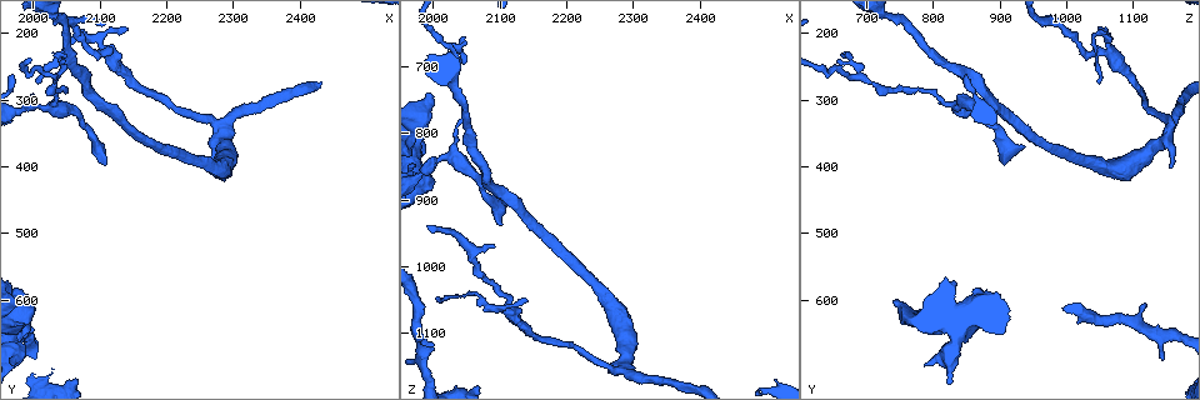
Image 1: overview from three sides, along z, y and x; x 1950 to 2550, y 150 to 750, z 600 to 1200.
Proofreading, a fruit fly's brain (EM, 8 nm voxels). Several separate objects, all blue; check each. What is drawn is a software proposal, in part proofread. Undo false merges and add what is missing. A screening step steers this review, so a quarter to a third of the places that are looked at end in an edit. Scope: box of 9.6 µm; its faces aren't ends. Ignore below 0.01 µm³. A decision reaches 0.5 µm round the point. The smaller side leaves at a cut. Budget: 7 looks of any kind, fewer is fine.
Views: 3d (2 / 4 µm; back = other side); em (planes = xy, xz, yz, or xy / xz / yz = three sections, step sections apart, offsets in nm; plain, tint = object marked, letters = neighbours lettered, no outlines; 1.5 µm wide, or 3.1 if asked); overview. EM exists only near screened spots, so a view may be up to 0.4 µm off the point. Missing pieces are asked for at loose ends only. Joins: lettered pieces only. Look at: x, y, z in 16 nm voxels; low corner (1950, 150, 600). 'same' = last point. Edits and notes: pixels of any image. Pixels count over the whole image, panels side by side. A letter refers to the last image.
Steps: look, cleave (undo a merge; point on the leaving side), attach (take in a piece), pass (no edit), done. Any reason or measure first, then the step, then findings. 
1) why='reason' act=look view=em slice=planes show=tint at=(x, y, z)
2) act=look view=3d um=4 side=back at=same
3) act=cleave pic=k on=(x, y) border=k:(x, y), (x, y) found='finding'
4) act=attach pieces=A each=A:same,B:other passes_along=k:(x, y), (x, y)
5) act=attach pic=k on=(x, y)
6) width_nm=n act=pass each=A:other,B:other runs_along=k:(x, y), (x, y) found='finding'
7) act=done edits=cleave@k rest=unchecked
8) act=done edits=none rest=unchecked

why='a fork' act=look view=3d um=4 at=(2035, 265, 695)

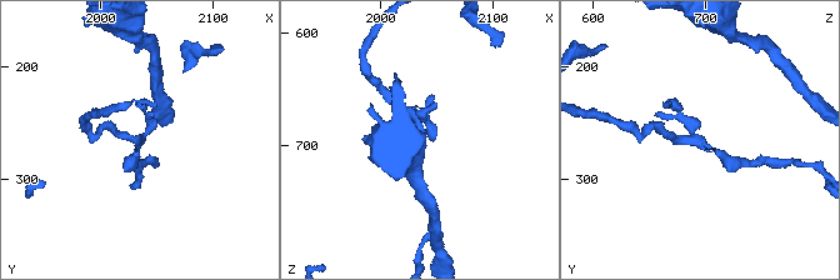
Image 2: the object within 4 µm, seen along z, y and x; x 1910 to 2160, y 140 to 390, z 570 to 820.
why='shape alone is not enough' act=look view=em slice=xy step=8 show=tint at=(2034, 266, 694)

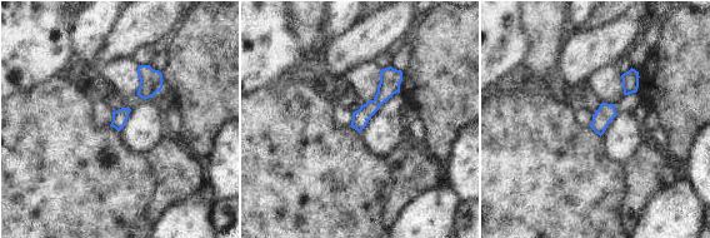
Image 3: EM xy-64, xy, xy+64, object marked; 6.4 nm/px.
act=look view=em slice=xy step=8 show=letters at=same

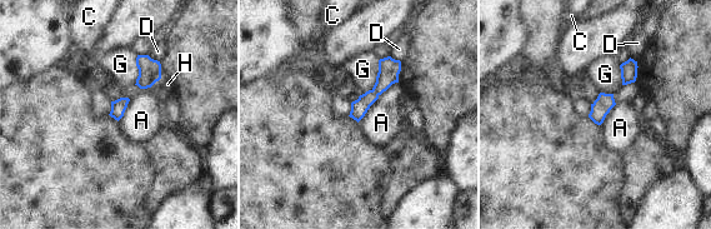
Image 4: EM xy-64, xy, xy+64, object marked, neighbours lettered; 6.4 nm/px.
act=pass each=A:other,C:other,D:other,G:other,H:other found='all the same neuron'

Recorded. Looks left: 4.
why='free end' act=look view=em slice=planes show=letters at=(2010, 275, 1045)

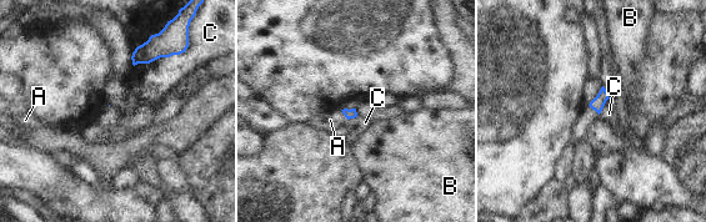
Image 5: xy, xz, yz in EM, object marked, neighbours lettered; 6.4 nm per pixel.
act=pass each=A:other,B:other,C:other border=5:(180, 54), (161, 56), (145, 64) found='no lettered piece goes on from it'

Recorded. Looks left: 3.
why='arms run side by side' act=look view=3d um=4 at=(2115, 230, 1060)

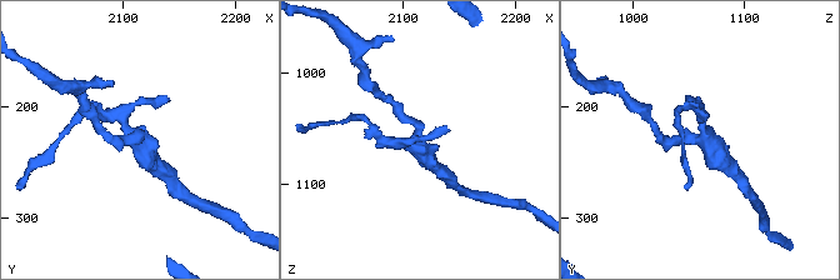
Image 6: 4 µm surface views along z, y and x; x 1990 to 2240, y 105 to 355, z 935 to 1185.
act=look view=em slice=planes show=tint at=(2112, 232, 1066)

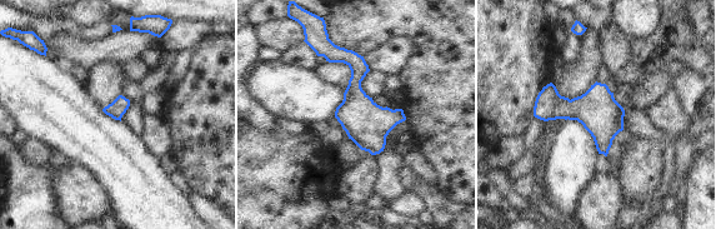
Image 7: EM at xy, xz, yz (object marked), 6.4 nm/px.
act=look view=em slice=planes show=letters at=same

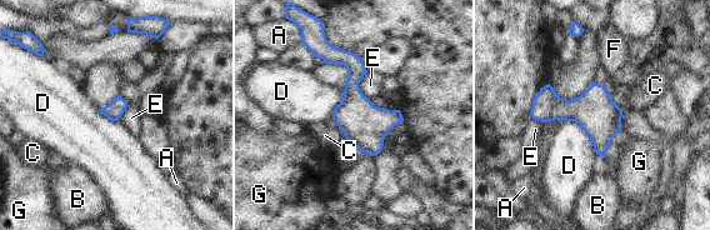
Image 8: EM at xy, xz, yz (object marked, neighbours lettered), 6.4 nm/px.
act=pass each=A:other,B:other,C:other,D:other,E:other,F:other,G:other found='all the same neuron'

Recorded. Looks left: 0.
act=done edits=none rest=unchecked

